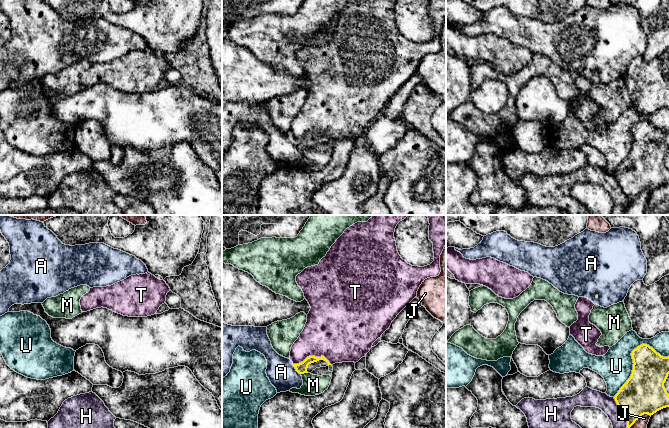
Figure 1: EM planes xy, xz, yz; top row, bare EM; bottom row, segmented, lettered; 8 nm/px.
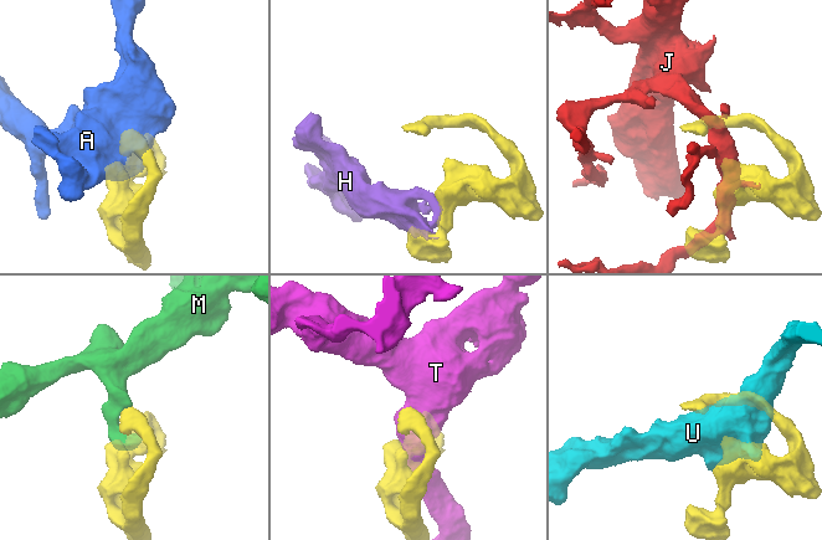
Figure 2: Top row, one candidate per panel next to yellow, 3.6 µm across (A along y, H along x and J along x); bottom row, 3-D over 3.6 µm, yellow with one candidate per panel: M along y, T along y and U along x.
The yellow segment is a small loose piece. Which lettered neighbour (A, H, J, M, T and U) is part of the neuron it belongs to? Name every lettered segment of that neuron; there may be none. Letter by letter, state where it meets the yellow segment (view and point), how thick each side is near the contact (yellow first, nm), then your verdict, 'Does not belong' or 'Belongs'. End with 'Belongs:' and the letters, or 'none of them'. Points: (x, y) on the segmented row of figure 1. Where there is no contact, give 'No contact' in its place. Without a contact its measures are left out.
A: Touches yellow at xz (295, 368). Thickness 90 nm (yellow) against 220 nm. Does not belong
H: Touches yellow at yz (621, 411). Thickness 340 nm (yellow) against 140 nm. Does not belong
J: Touches yellow at yz (639, 417). Thickness 340 nm (yellow) against 90 nm. Does not belong
M: Touches yellow at xz (304, 372). Thickness 90 nm (yellow) against 160 nm. Belongs
T: Touches yellow at xz (312, 356). Thickness 90 nm (yellow) against 420 nm. Does not belong
U: Touches yellow at yz (631, 355). Thickness 280 nm (yellow) against 260 nm. Does not belong
Belongs: M

